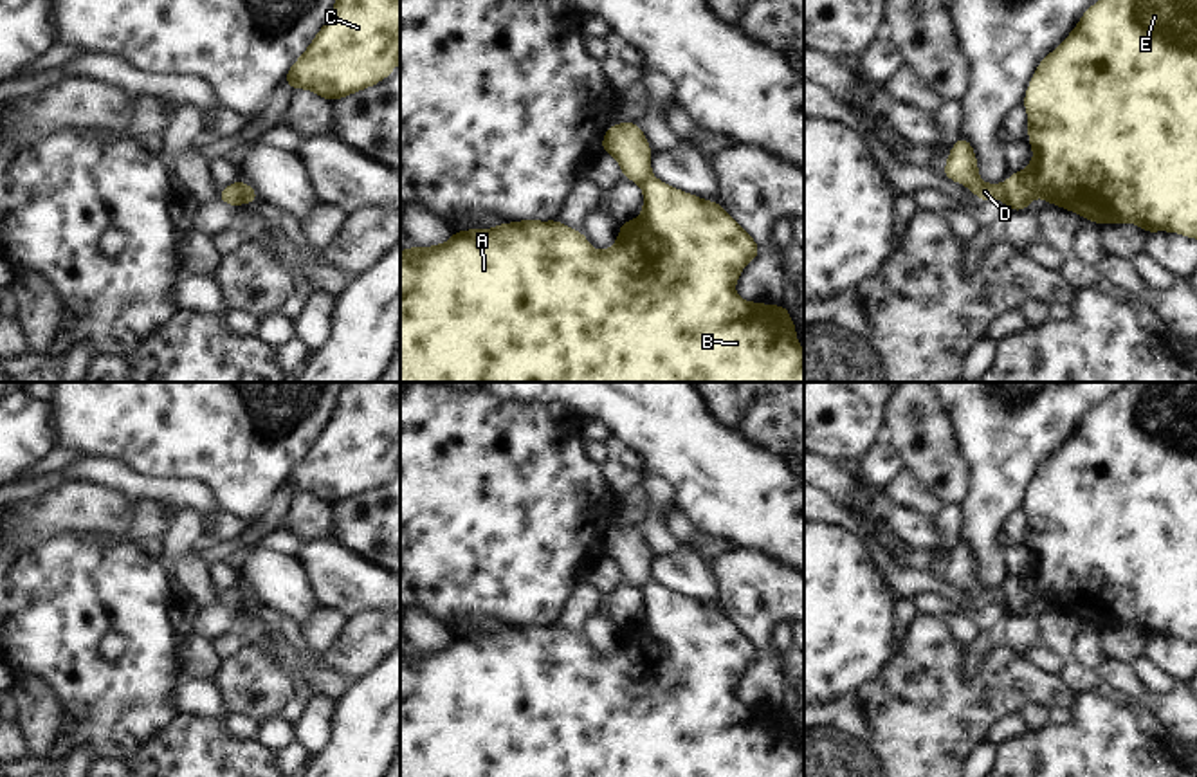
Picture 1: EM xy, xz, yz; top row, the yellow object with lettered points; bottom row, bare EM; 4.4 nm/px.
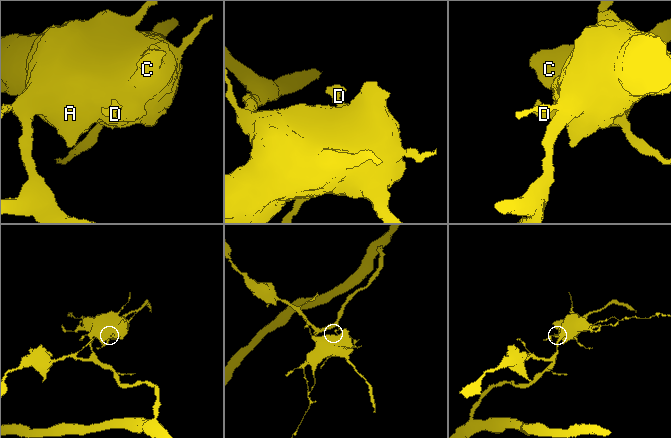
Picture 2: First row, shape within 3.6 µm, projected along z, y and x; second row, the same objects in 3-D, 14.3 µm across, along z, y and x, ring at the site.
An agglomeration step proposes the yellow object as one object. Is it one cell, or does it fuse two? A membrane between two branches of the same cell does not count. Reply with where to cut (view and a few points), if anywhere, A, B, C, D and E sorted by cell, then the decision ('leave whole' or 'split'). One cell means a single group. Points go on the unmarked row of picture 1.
xy (242, 588), (244, 604) | A B C E / D | split

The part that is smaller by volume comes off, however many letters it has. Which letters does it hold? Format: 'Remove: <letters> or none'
Remove: D.

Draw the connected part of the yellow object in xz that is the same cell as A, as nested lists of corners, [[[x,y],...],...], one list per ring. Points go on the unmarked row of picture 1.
[[[656,580],[647,582],[642,593],[642,618],[631,626],[618,626],[618,644],[602,656],[597,656],[580,635],[566,631],[557,622],[503,626],[487,635],[454,635],[442,649],[404,653],[400,656],[400,777],[804,777],[804,754],[797,746],[788,712],[750,707],[734,696],[745,669],[761,656],[754,642],[716,604],[703,606]]]

